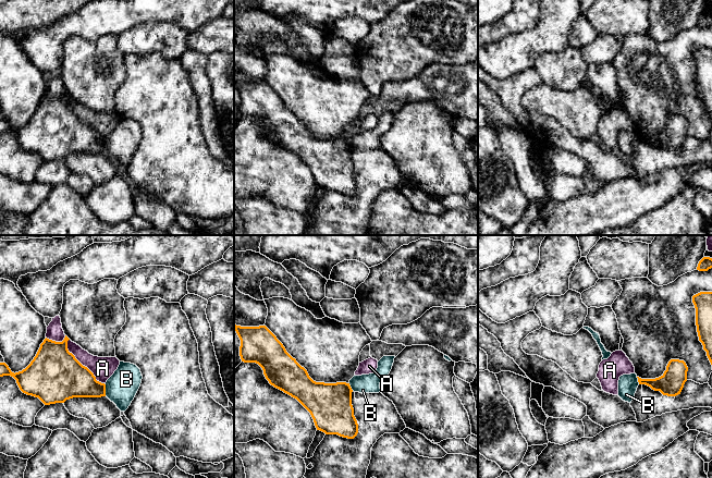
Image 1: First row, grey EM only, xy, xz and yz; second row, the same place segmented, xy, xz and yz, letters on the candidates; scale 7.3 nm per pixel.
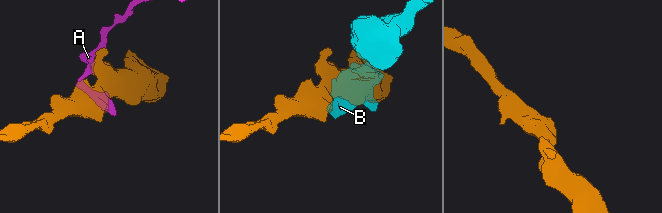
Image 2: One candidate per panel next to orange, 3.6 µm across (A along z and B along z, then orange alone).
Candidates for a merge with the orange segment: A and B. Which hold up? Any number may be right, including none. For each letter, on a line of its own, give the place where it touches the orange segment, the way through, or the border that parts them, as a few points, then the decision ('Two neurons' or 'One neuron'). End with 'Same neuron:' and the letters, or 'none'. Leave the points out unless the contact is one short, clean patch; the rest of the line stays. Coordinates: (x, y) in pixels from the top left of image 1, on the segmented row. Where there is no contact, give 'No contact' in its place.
A: Touches orange at xy (81, 364). Two neurons
B: Touches orange at xy (105, 390). Boundary: xy (105, 384), (106, 395). Two neurons
Same neuron: none

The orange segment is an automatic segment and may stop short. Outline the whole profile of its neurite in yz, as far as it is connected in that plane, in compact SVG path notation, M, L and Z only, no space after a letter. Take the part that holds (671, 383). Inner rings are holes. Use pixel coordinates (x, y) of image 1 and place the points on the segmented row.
M671 359L664 373L655 379L638 378L639 384L646 384L654 391L660 391L663 395L676 396L680 394L687 381L688 367L684 360Z

